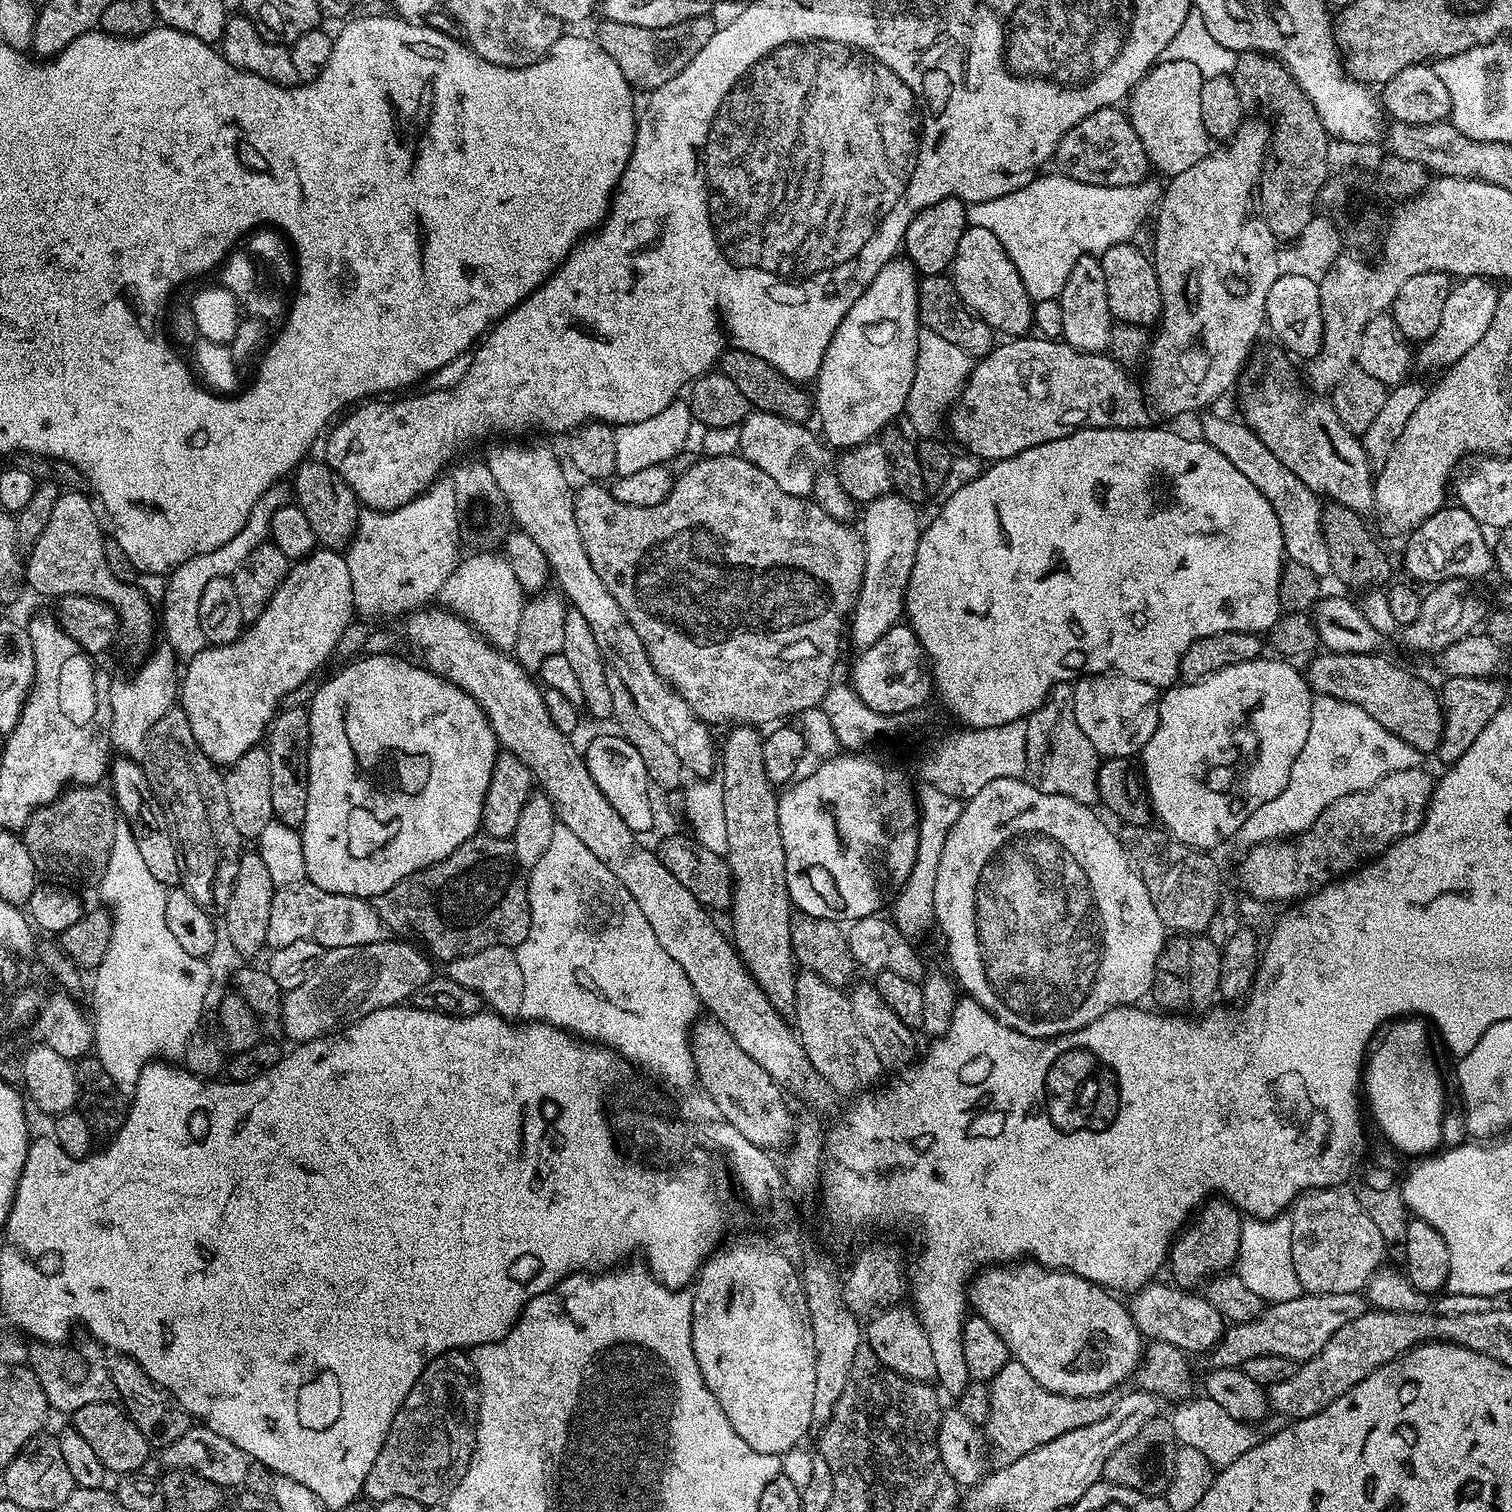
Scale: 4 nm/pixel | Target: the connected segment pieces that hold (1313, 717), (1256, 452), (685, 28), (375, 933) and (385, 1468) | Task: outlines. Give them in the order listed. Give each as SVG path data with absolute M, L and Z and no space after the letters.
M1317 695L1310 710L1310 734L1306 734L1306 746L1302 746L1302 754L1294 758L1294 766L1290 770L1290 782L1270 802L1262 802L1246 822L1235 834L1237 841L1241 840L1244 846L1267 844L1288 838L1291 832L1303 834L1307 832L1326 806L1333 804L1338 798L1346 794L1354 794L1358 790L1366 790L1374 786L1386 774L1394 774L1398 770L1410 770L1421 763L1422 753L1414 746L1410 746L1402 738L1398 738L1382 724L1370 716L1362 706L1339 700L1333 696Z
M1224 416L1206 417L1200 424L1204 431L1201 432L1202 438L1210 446L1214 446L1218 454L1226 454L1226 458L1230 458L1230 462L1234 462L1234 466L1238 466L1238 470L1242 470L1242 474L1246 474L1246 478L1250 478L1250 482L1254 482L1258 490L1262 490L1270 506L1274 506L1274 514L1278 514L1278 522L1282 526L1285 557L1302 562L1304 566L1314 570L1318 577L1327 577L1332 567L1330 546L1326 546L1326 534L1320 521L1321 501L1315 492L1306 487L1302 478L1286 470L1286 466L1282 466L1282 462L1278 462L1278 458L1274 458L1274 454L1266 450L1266 442L1262 442L1262 438L1255 436L1247 424L1236 420L1227 420Z
M711 15L699 16L696 20L678 22L674 26L666 26L658 30L646 30L642 26L622 26L622 22L604 20L601 28L594 33L594 39L602 50L606 50L606 54L610 54L610 58L614 58L618 70L622 70L622 78L626 78L626 82L631 84L633 89L651 90L670 82L670 78L681 72L692 61L694 54L698 54L698 50L702 50L702 46L710 42L718 27L717 21L714 22L712 19Z
M308 879L277 887L270 902L270 927L266 929L269 949L290 946L290 942L313 940L324 949L366 946L385 939L386 925L375 903L362 896L334 894L314 886Z
M463 1351L444 1352L422 1370L418 1382L406 1394L406 1402L394 1414L386 1442L366 1474L363 1495L372 1502L390 1498L414 1498L425 1506L439 1505L458 1486L470 1468L478 1435L478 1385L472 1361Z

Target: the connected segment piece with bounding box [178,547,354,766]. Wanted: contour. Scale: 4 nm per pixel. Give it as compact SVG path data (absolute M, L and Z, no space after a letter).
M321 547L289 567L288 577L281 580L262 614L245 627L240 637L229 644L207 646L187 661L185 668L188 669L185 672L183 669L178 684L178 704L186 718L190 718L190 728L194 730L194 738L198 738L198 746L202 746L213 764L231 766L246 754L246 750L257 747L265 739L272 717L285 703L288 693L298 690L302 682L313 679L317 675L315 672L331 658L336 643L354 619L353 602L345 557L339 551Z

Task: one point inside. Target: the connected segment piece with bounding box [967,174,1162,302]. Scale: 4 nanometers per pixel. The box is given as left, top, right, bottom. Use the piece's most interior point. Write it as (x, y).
(1045, 226)

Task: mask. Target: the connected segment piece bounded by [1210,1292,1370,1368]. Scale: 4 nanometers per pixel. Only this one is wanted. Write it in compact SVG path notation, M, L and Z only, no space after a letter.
M1360 1292L1321 1296L1302 1294L1286 1302L1269 1303L1258 1318L1225 1327L1220 1343L1211 1349L1211 1363L1221 1368L1240 1368L1250 1358L1266 1354L1297 1362L1309 1360L1320 1353L1322 1346L1326 1346L1326 1342L1330 1342L1330 1338L1334 1338L1346 1322L1354 1322L1354 1318L1369 1311L1369 1308L1369 1301Z

